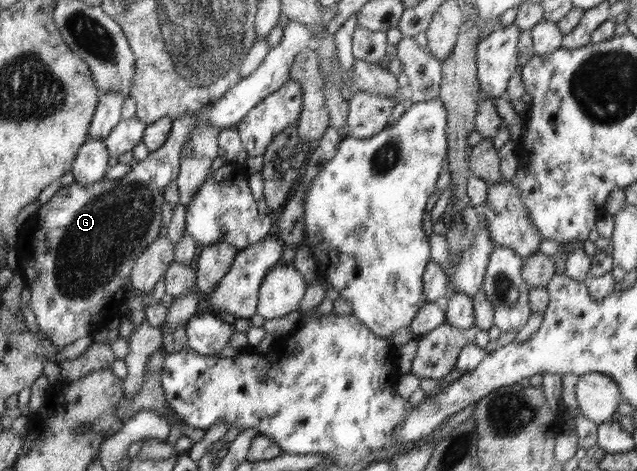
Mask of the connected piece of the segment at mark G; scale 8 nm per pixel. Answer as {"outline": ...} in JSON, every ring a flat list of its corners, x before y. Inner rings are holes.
{"outline":[[289,21,284,26,282,38,269,50,263,63,250,76,237,82,224,96,207,104,197,114,173,120,164,146,151,152,144,160,134,162,132,170,126,176,116,180,104,178,86,186,77,183,62,186,47,203,26,219,23,228,19,230,16,247,19,270,26,287,30,288,30,308,34,311,39,330,48,335,59,350,82,337,98,333,102,328,108,328,111,320,120,315,120,307,125,304,125,296,130,288,129,276,135,260,159,237,164,190,170,182,177,179,181,150,188,144,188,138,192,138,191,130,196,125,216,125,220,130,237,125,259,102,291,80,290,68,300,51,306,48,316,51,321,45,321,36,315,35,308,25,298,21]]}

